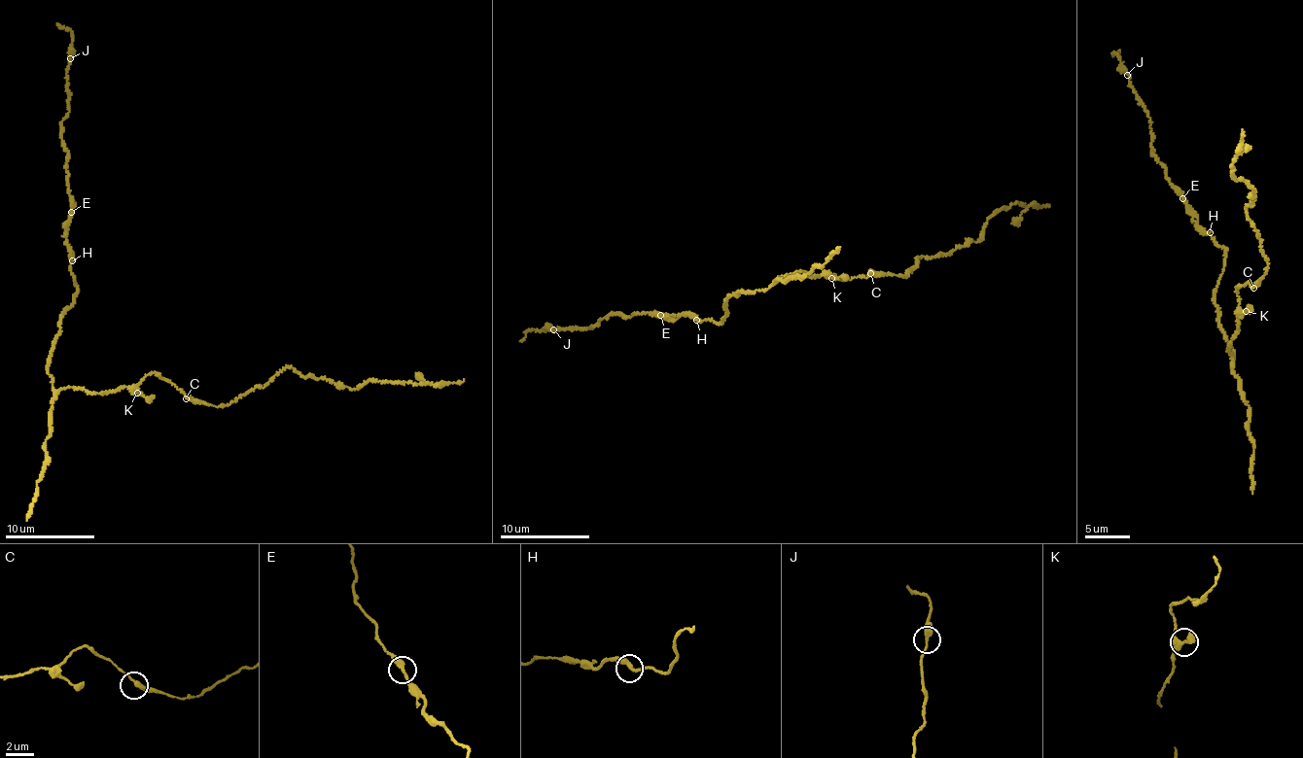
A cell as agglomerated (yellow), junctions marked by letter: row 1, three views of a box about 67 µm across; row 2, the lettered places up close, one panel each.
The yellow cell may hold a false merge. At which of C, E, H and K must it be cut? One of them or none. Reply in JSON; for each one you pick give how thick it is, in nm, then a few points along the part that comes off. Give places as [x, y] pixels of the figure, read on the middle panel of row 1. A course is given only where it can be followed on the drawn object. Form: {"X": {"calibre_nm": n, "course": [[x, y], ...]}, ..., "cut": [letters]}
{"cut": []}

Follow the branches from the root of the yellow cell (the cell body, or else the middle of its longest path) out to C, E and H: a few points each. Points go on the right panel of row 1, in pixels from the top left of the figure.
C: (1228, 349), (1238, 333), (1237, 288), (1249, 281), (1254, 284), (1253, 288)
E: (1228, 349), (1235, 358), (1215, 304), (1226, 249), (1193, 220), (1193, 210), (1182, 198)
H: (1228, 349), (1235, 358), (1235, 350), (1229, 347), (1215, 304), (1215, 291), (1226, 249), (1217, 244), (1210, 232)

